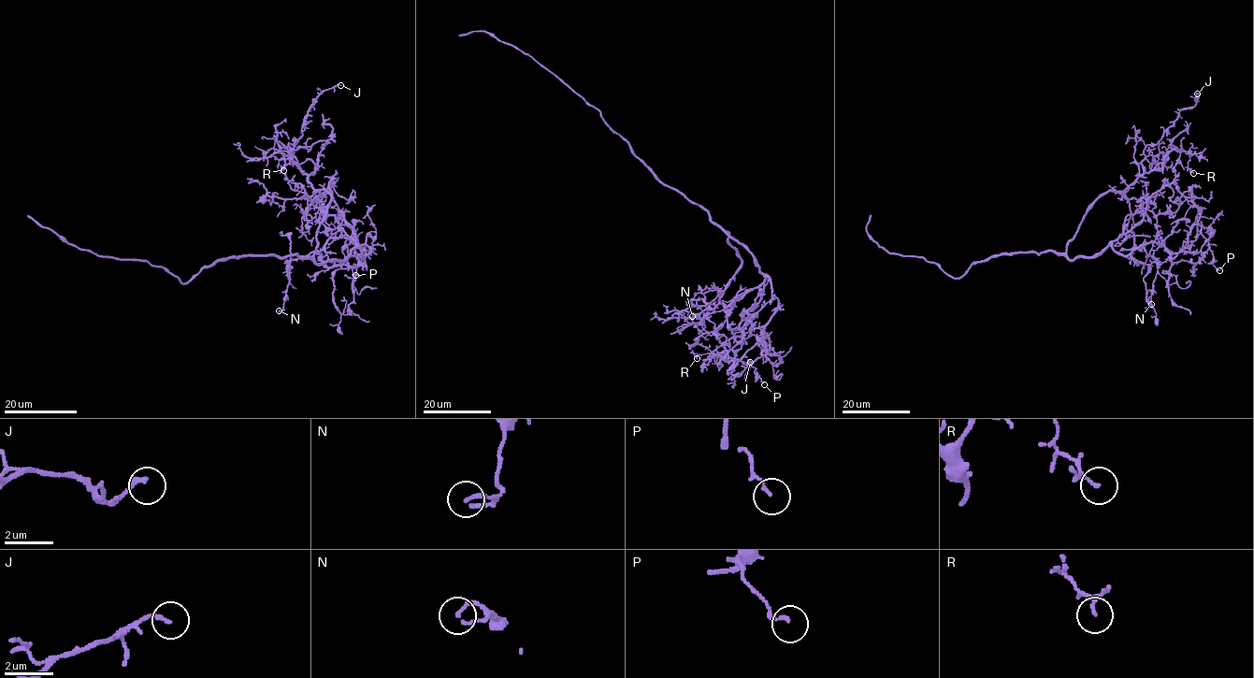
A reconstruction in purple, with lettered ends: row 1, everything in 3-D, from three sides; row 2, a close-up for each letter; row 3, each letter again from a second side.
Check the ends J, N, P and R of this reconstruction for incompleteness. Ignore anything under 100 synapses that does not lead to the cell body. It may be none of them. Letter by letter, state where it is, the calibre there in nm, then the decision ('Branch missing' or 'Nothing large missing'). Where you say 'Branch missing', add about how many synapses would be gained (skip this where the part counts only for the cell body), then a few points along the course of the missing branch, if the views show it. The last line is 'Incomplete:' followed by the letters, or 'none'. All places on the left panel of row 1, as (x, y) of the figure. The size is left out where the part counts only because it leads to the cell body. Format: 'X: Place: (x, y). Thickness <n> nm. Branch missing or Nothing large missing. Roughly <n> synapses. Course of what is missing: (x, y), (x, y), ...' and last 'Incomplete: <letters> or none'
J: Place: (340, 85). Thickness 170 nm. Nothing large missing
N: Place: (279, 310). Thickness 180 nm. Nothing large missing
P: Place: (355, 275). Thickness 110 nm. Nothing large missing
R: Place: (283, 170). Thickness 120 nm. Nothing large missing
Incomplete: none

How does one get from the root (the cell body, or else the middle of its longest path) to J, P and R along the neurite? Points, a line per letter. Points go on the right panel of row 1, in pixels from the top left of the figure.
J: (1035, 252), (1064, 252), (1087, 209), (1144, 173), (1145, 148), (1195, 105), (1197, 93)
P: (1035, 252), (1073, 259), (1097, 256), (1109, 245), (1128, 255), (1160, 242), (1173, 258), (1198, 223), (1219, 270)
R: (1035, 252), (1064, 252), (1088, 208), (1159, 170), (1172, 146), (1189, 154), (1193, 173)

